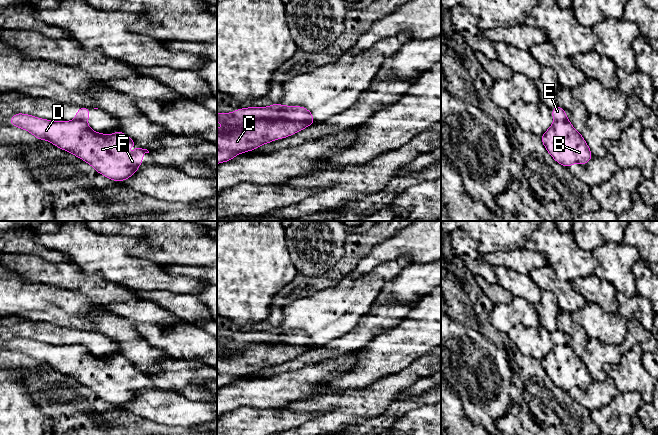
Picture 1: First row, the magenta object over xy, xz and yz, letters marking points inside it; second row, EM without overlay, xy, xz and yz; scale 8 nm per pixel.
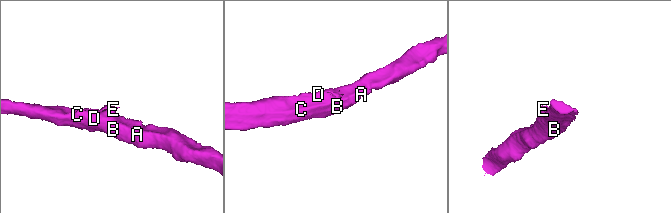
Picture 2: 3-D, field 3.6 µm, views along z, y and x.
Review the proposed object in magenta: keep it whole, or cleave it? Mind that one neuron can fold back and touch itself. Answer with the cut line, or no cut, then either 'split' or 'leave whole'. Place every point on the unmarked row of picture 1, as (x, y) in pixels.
cut yz (567, 343), (554, 346); split

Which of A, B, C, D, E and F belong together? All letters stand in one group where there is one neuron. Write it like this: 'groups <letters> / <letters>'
groups A B C D F / E

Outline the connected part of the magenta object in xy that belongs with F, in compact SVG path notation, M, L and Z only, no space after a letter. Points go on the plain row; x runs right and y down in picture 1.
M16 337L9 346L32 357L39 364L47 364L72 377L113 405L123 406L133 400L143 386L143 379L149 377L147 373L139 371L129 378L127 371L137 370L137 367L125 357L117 355L106 360L93 355L87 347L78 343L53 345Z

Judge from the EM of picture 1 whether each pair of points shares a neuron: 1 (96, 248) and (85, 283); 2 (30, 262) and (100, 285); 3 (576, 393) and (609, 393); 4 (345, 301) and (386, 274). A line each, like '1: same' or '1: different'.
1: different
2: same
3: same
4: same

